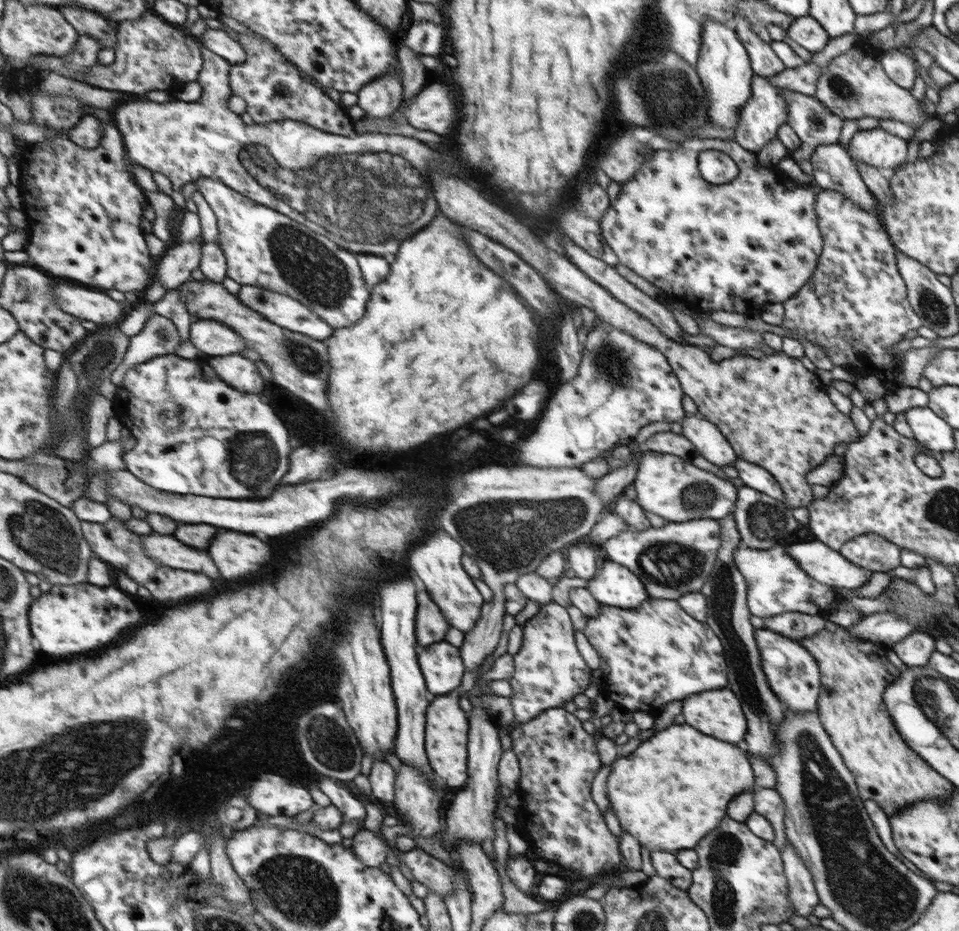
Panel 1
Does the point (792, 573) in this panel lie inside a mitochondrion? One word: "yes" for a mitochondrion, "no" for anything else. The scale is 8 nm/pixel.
no

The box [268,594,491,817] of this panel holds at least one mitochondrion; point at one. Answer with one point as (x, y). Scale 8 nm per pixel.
(334, 749)

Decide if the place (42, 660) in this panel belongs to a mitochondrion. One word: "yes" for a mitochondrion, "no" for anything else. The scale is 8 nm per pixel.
no

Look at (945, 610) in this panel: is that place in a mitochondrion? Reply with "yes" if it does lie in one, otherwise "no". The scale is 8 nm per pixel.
no

